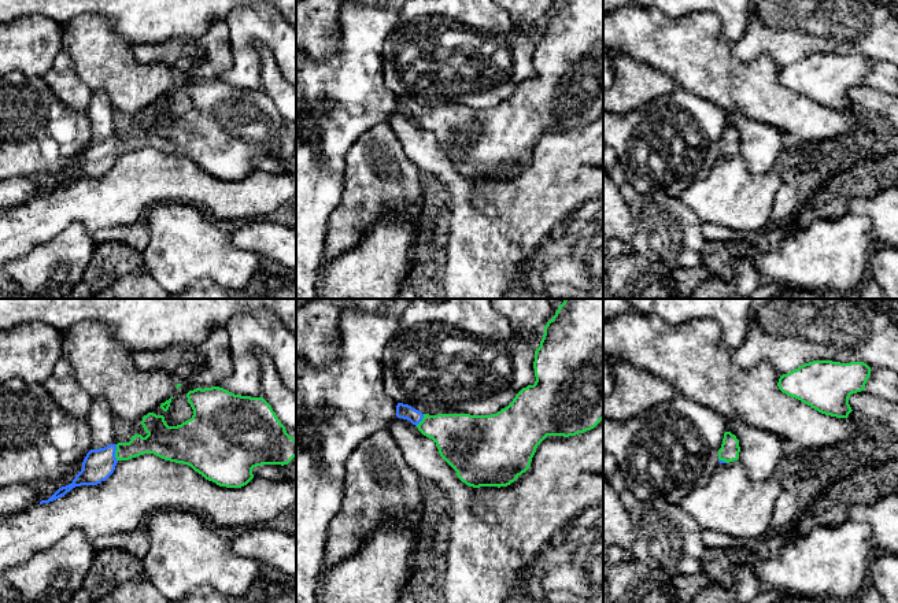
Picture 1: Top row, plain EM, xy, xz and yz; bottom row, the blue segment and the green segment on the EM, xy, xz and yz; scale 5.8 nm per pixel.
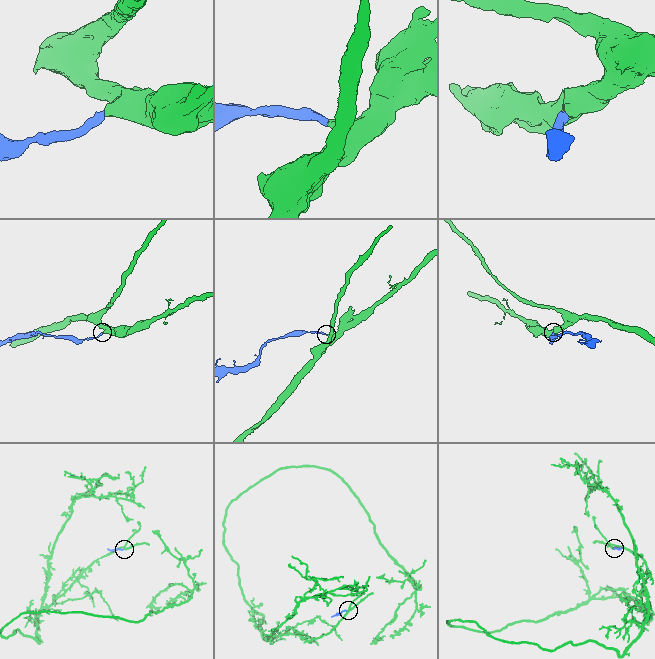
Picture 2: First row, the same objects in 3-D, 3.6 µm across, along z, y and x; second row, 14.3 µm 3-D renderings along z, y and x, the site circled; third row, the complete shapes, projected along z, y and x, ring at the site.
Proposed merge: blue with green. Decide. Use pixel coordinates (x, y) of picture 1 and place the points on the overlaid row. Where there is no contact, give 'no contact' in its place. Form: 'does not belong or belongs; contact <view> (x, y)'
belongs; contact xy (114, 452)

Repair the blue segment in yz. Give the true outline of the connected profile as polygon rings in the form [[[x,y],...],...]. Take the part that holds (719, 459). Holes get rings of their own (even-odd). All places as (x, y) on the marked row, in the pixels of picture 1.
[[[731,432],[724,433],[721,448],[718,450],[718,462],[729,463],[739,459],[739,440]]]

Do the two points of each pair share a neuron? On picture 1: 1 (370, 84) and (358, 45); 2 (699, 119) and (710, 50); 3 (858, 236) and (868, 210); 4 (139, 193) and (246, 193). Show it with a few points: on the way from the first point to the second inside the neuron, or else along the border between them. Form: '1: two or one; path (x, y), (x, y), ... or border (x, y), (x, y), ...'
1: one; path (361, 74), (358, 71), (358, 55)
2: two; border (676, 87), (710, 100), (724, 113)
3: two; border (847, 211), (868, 219), (869, 235), (878, 245)
4: one; path (165, 191), (220, 193)

